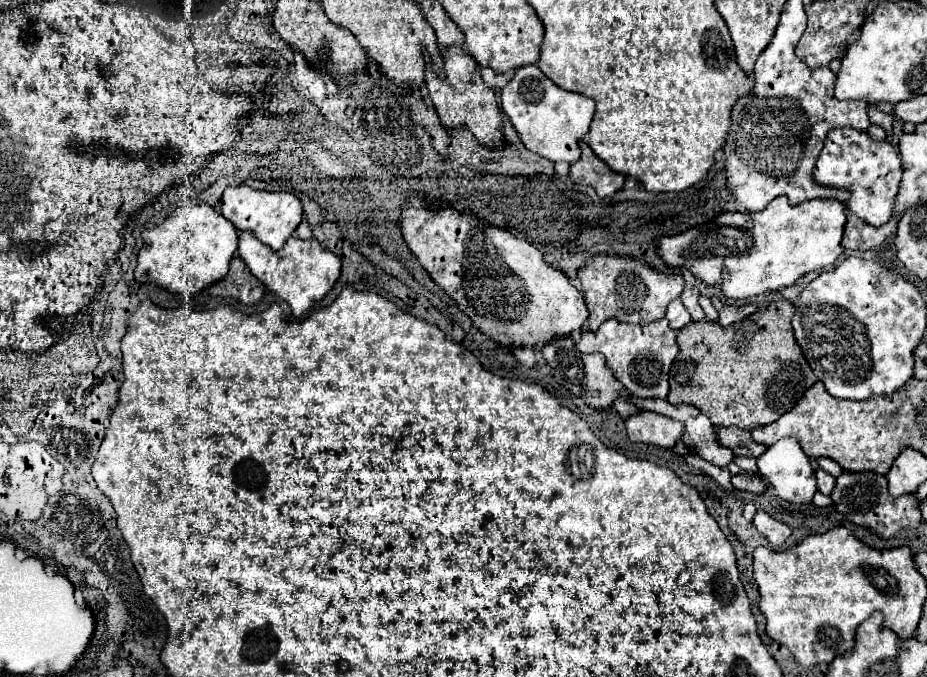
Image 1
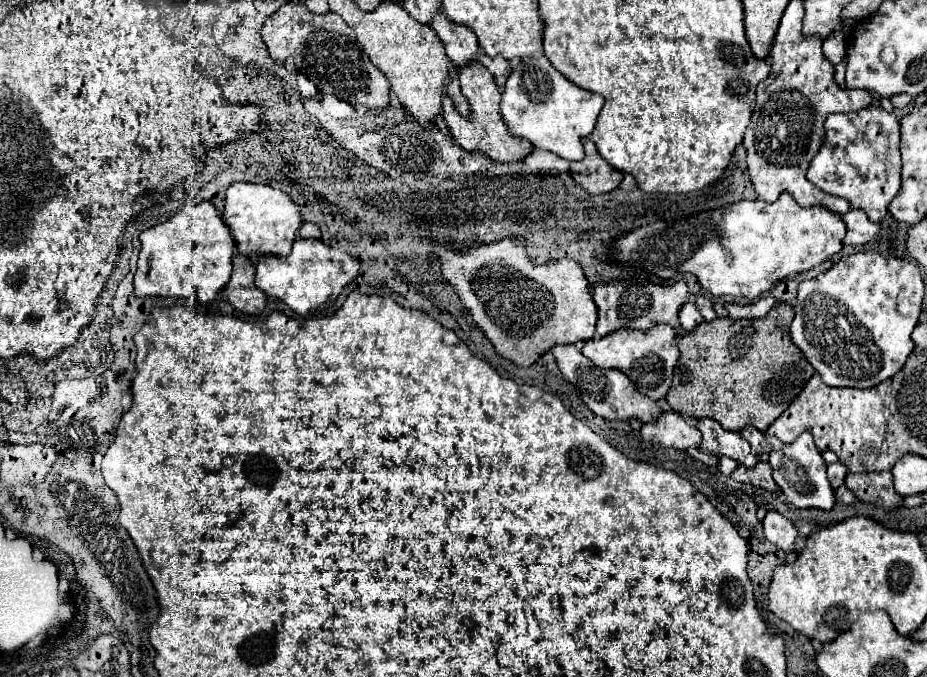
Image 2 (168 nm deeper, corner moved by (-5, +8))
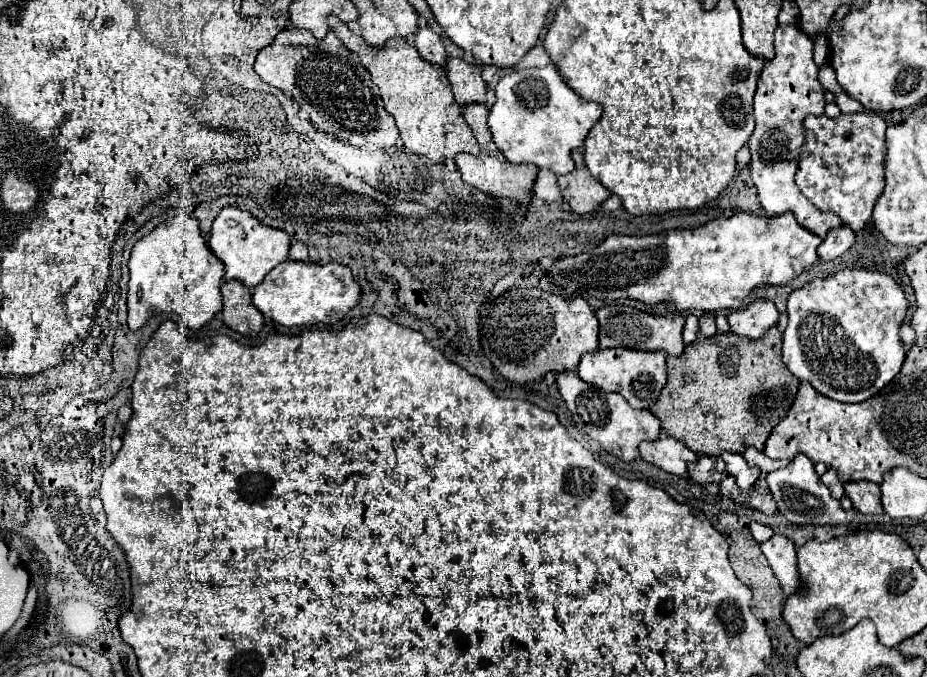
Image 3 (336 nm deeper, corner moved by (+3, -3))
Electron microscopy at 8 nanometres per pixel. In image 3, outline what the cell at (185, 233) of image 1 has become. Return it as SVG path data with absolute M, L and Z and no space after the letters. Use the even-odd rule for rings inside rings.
M175 216L153 228L131 250L129 258L129 292L127 324L131 330L141 328L157 312L175 312L185 318L187 328L199 330L223 306L219 286L225 270L221 260L209 250L199 222L193 216Z

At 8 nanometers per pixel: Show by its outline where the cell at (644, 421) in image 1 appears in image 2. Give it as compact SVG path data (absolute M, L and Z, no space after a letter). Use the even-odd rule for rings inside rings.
M667 411L659 417L657 423L645 423L641 427L641 437L645 441L655 441L665 447L673 447L685 451L689 447L699 447L701 431L695 421L681 417L679 413Z

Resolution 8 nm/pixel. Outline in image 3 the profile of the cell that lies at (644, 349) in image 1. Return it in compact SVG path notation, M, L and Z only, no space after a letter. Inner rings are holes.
M607 348L583 354L577 372L581 380L605 392L619 392L631 408L651 408L659 400L659 394L667 382L667 366L663 352L641 352L629 348Z

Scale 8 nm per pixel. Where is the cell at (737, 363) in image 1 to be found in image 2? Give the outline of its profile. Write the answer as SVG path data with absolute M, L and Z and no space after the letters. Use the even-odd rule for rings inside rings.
M777 303L763 319L739 319L739 321L733 321L731 317L725 317L725 319L715 319L715 321L703 321L703 323L699 323L693 331L679 331L677 333L677 337L675 337L675 341L677 341L677 347L679 347L679 351L681 351L681 357L679 357L679 363L677 363L677 369L675 369L675 375L673 375L673 385L671 385L671 389L669 389L669 393L665 395L665 401L667 401L667 405L675 411L675 413L679 413L679 415L683 415L683 417L695 417L695 419L701 419L701 417L709 417L709 419L715 419L723 429L727 429L727 431L741 431L743 427L747 427L747 425L753 425L753 427L757 427L761 433L763 431L767 431L767 427L793 403L793 399L801 393L801 389L803 389L803 385L811 379L811 375L815 373L815 369L809 365L809 361L801 355L801 351L793 345L793 341L789 339L789 325L791 325L791 321L793 321L793 307L791 305L787 305L787 303Z

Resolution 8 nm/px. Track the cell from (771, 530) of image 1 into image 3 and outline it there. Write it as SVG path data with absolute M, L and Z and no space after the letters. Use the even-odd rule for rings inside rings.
M773 534L761 544L761 552L767 556L775 576L779 578L785 594L793 594L799 588L799 572L795 558L795 544L781 534Z

